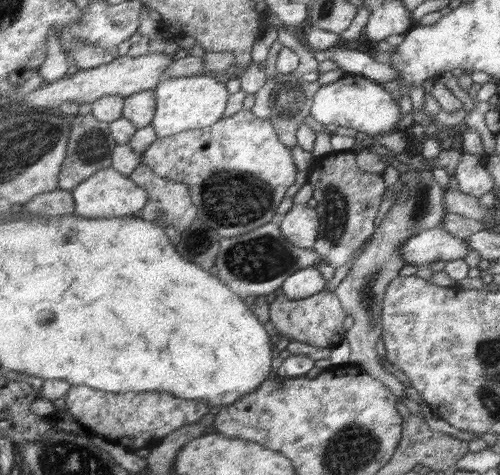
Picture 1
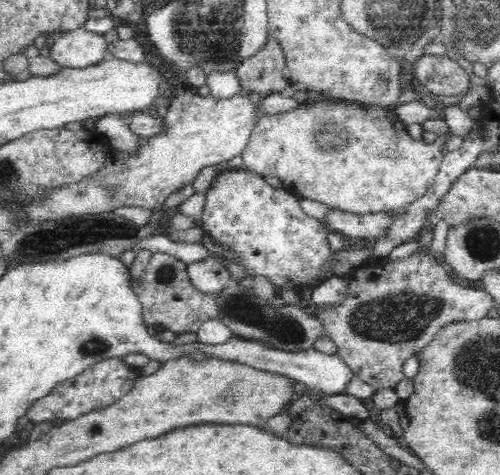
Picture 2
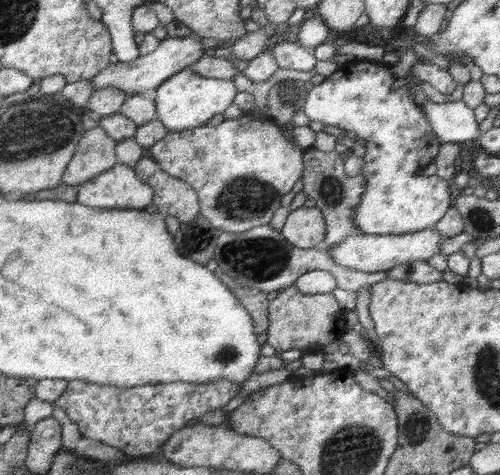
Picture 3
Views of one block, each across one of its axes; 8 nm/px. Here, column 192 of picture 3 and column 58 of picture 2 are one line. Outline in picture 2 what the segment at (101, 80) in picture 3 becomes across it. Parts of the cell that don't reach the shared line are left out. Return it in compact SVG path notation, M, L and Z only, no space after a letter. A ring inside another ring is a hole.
M80 27L55 36L50 57L61 67L84 68L108 57L107 44L104 35Z

